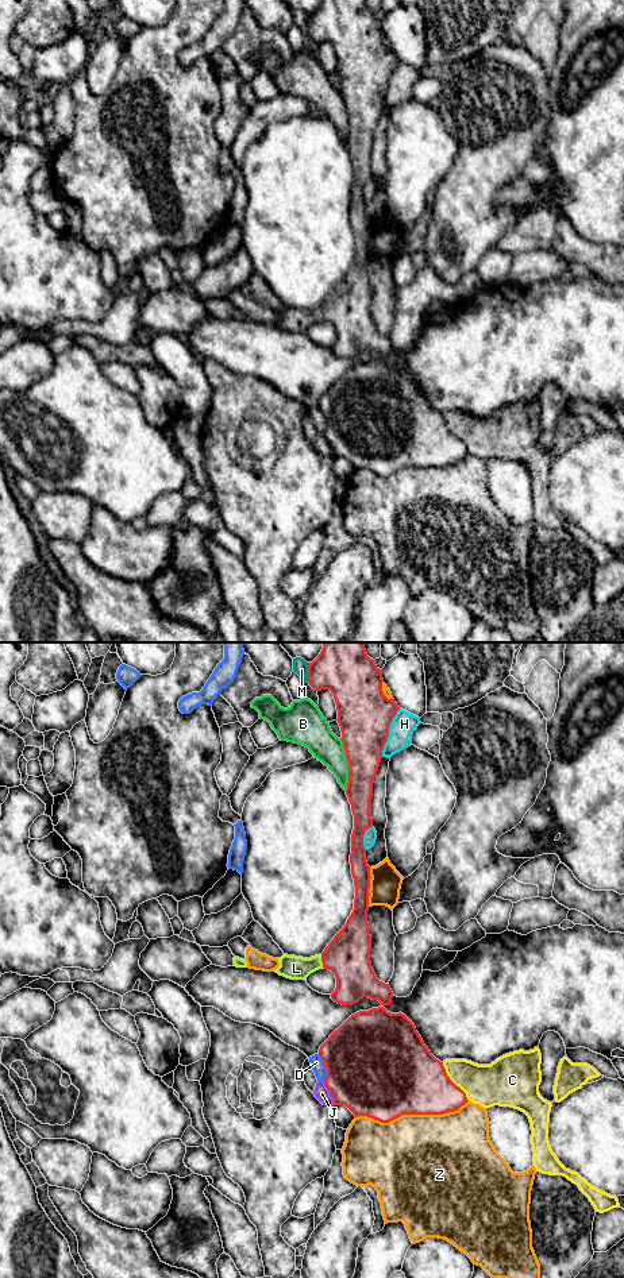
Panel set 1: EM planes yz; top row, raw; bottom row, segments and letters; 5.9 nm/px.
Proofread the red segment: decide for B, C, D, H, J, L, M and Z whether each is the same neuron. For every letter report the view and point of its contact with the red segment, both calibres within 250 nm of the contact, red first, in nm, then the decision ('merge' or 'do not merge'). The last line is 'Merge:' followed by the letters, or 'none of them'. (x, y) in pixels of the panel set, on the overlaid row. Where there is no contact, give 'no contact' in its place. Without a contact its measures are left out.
B: yz (349, 764) | 280/180 nm | do not merge
C: yz (451, 1081) | 400/260 nm | do not merge
D: yz (326, 1066) | 500/80 nm | do not merge
H: yz (388, 733) | 320/150 nm | do not merge
J: yz (330, 1092) | 480/90 nm | do not merge
L: yz (322, 961) | 280/140 nm | merge
M: yz (308, 672) | 320/90 nm | do not merge
Z: yz (411, 1114) | 480/500 nm | do not merge
Merge: L

